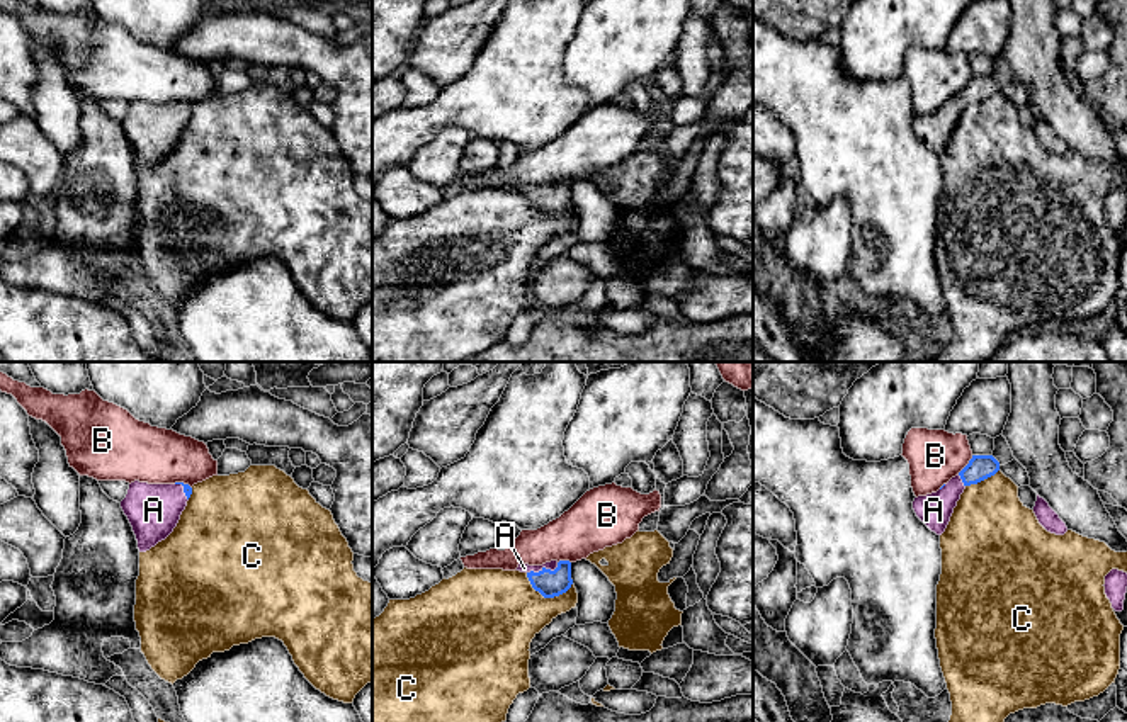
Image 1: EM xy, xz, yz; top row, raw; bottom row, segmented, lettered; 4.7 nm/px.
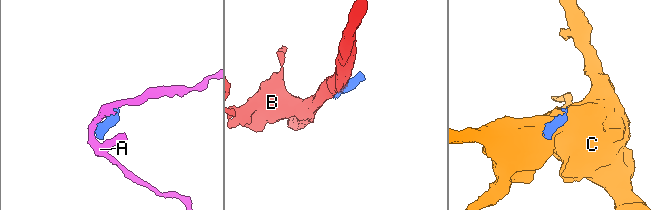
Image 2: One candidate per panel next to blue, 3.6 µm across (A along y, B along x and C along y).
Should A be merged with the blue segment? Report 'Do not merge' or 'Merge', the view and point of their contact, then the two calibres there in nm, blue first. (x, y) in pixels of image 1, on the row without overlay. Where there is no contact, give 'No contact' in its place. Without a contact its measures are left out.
Merge. Touches blue at xz (543, 187). Thickness 130 nm (blue) against 50 nm

